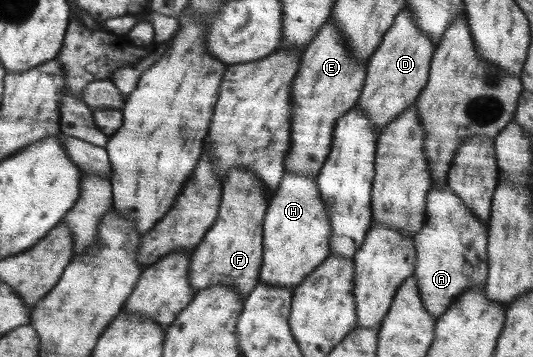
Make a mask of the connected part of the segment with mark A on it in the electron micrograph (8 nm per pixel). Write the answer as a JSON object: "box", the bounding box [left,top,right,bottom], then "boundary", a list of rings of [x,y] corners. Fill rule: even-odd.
{"box":[414,184,490,318],"boundary":[[[447,184],[431,187],[427,196],[427,214],[424,226],[414,238],[418,261],[415,272],[420,294],[428,313],[440,318],[466,289],[484,287],[490,273],[487,244],[489,226],[472,214],[468,206]]]}

